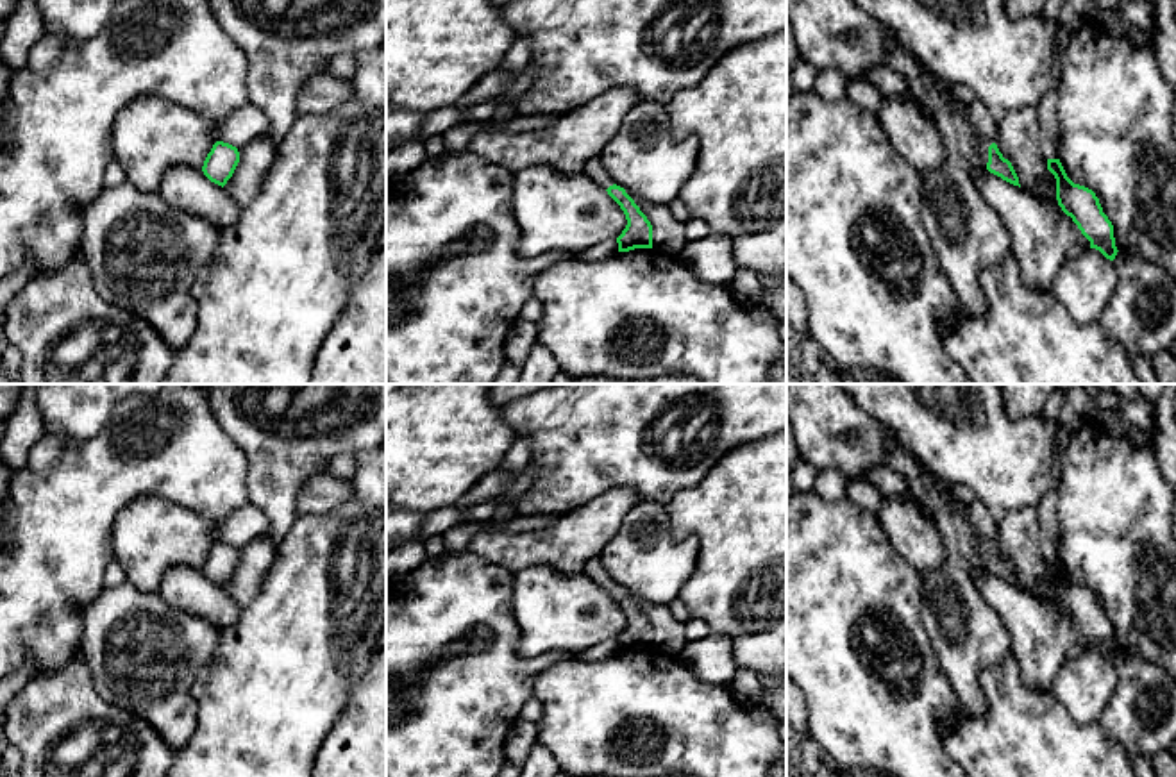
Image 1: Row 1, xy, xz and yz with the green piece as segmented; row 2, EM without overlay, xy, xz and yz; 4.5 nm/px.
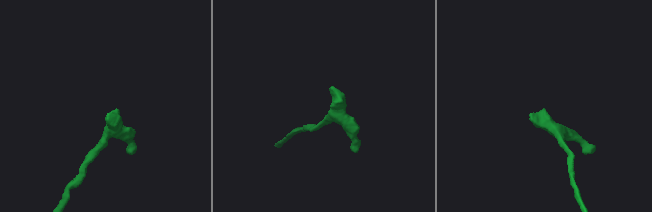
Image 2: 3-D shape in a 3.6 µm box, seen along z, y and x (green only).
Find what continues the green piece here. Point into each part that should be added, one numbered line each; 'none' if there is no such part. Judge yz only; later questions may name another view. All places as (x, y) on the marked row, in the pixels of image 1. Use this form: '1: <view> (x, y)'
1: yz (983, 143)

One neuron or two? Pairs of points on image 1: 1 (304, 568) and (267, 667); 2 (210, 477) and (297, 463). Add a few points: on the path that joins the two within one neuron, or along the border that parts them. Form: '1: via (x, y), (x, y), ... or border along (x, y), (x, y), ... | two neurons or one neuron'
1: via (304, 593), (304, 629), (292, 642) | one neuron
2: border along (227, 434), (247, 465), (245, 493), (249, 502) | two neurons

